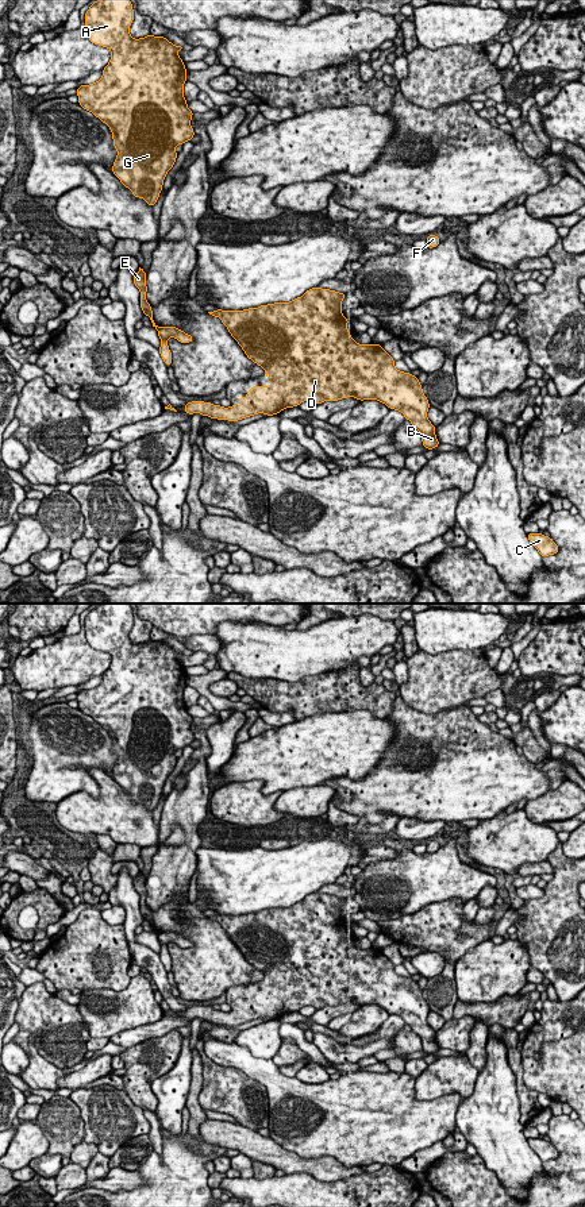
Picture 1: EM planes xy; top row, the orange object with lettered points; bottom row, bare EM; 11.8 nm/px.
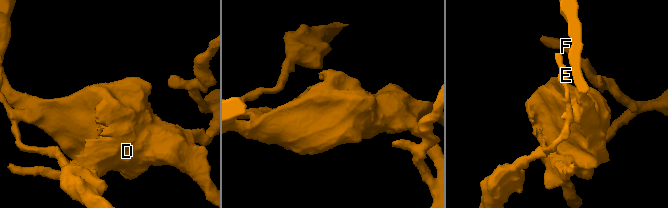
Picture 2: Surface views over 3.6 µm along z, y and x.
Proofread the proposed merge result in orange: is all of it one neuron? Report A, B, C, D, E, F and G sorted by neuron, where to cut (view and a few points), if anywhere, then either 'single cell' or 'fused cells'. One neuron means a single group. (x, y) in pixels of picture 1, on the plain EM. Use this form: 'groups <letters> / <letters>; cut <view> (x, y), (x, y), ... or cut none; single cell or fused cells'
groups A B C D F G / E; cut xy (160, 940), (166, 944); fused cells

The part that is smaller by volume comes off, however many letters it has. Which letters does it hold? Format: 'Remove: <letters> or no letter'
Remove: E

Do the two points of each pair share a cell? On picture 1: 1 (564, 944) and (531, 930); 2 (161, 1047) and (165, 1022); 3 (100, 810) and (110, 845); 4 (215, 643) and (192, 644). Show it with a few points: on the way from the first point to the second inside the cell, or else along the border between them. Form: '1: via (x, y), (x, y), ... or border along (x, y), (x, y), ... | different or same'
1: via (555, 936), (550, 930), (539, 930) | same
2: border along (176, 1029), (146, 1038), (133, 1047) | different
3: border along (96, 833), (107, 833), (116, 843) | different
4: via (210, 643), (197, 643) | same

